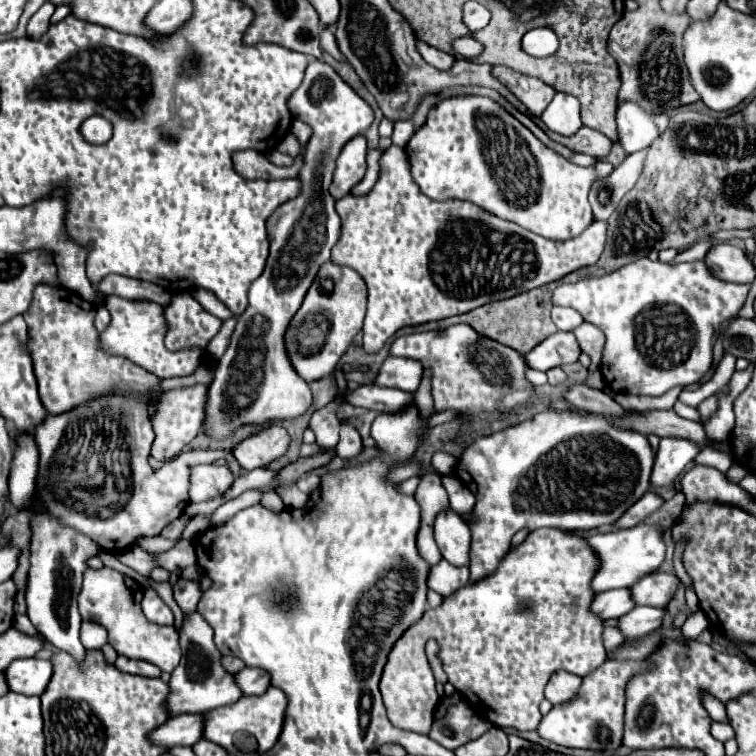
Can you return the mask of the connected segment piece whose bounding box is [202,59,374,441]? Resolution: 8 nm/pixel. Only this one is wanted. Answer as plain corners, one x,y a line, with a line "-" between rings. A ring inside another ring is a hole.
318,59
308,63
306,79
290,97
288,107
296,119
302,119
314,131
304,149
304,167
298,175
302,193
276,209
278,221
268,225
270,255
266,267
250,285
248,307
238,317
228,349
216,363
216,377
208,387
206,425
202,429
214,441
234,435
244,425
300,417
312,405
308,383
296,375
286,357
284,331
340,237
340,217
334,209
334,197
328,193
336,157
348,139
368,131
374,111
328,63

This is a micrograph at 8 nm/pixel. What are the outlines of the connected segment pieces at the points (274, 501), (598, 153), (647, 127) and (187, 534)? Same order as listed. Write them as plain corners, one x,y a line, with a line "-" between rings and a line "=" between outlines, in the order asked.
270,489
264,491
264,497
262,497
260,503
262,503
266,509
270,509
272,513
280,513
280,511
284,511
284,503
282,503
282,499
278,497
278,493
274,493
274,491
270,491
=
582,127
578,133
574,133
570,137
554,133
554,137
550,137
550,139
556,141
556,143
566,145
572,151
586,153
586,155
592,155
596,159
604,159
612,149
612,143
608,143
608,139
604,135
600,135
598,131
588,129
588,127
=
620,101
616,111
618,123
618,141
622,143
626,153
636,153
658,137
658,127
654,123
654,115
646,113
638,105
638,101
=
197,516
191,519
185,530
182,533
182,537
180,539
188,539
193,540
194,537
204,532
211,526
211,517
206,516

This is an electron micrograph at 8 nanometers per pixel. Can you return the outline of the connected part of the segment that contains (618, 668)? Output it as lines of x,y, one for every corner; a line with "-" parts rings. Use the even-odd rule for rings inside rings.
604,661
602,667
588,673
582,681
578,695
562,705
550,709
538,725
538,733
564,747
596,749
614,753
622,745
622,727
624,727
624,689
634,671
640,671
642,661

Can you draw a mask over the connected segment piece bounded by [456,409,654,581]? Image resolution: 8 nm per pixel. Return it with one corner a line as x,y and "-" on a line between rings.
566,409
566,411
542,411
542,413
536,413
532,419
516,425
516,427
508,427
500,433
492,433
488,437
480,437
476,439
460,457
458,461
458,467
456,467
456,477
468,485
468,489
474,493
476,497
476,505
472,509
474,513
474,521
468,521
470,525
470,531
472,531
472,543
470,543
470,581
478,581
490,573
496,571
500,559
504,557
506,549
510,547
510,541
514,537
516,531
528,527
530,531
532,529
540,529
540,527
556,527
556,529
566,529
566,531
574,531
574,529
596,529
596,527
602,527
602,525
610,525
610,523
616,523
628,509
630,505
634,505
648,489
650,489
650,473
652,473
652,461
654,461
654,451
646,439
646,435
638,433
638,431
632,431
632,429
618,429
614,423
610,423
608,419
604,417
598,417
594,413
578,413
578,409

